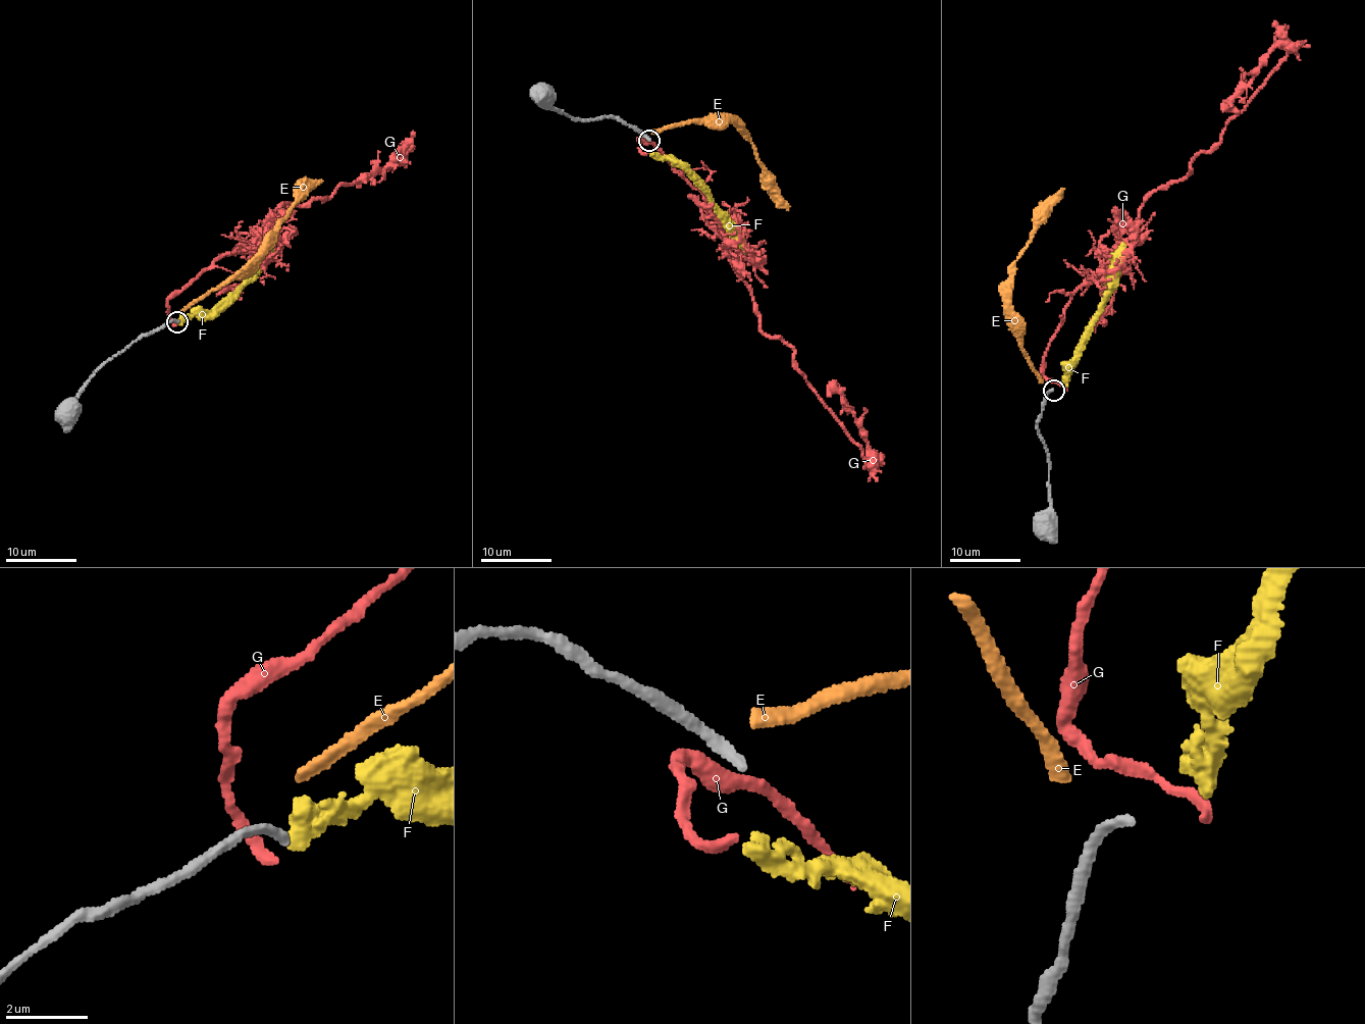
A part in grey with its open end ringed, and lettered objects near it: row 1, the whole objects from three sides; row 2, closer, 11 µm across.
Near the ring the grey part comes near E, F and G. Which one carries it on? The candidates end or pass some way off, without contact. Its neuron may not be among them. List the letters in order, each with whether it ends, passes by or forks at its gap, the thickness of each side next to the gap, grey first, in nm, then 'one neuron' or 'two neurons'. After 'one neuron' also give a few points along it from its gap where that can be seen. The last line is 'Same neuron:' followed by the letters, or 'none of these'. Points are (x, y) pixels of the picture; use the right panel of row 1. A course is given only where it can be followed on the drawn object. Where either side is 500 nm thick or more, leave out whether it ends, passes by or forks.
E: it ends; calibres 280 and 280 nm; two neurons
F: calibres 280 and 550 nm; two neurons
G: it ends; calibres 280 and 260 nm; one neuron; course (1065, 389), (1044, 373), (1044, 353), (1070, 298), (1154, 191), (1212, 149), (1282, 48), (1231, 100), (1239, 113)
Same neuron: G

